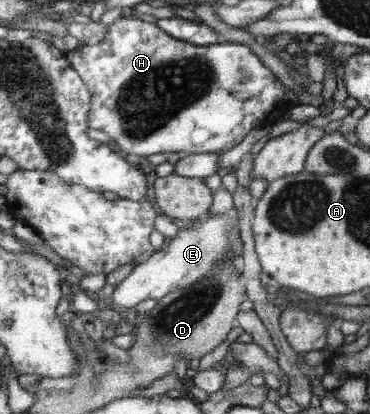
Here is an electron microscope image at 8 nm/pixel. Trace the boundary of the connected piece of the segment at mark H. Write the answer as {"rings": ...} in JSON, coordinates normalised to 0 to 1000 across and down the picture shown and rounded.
{"rings":[[[330,39],[292,63],[289,82],[278,99],[251,109],[219,109],[205,121],[181,126],[184,145],[195,159],[216,171],[219,188],[235,200],[249,220],[246,266],[238,275],[238,309],[270,314],[289,321],[311,343],[311,357],[338,362],[349,372],[376,372],[376,377],[403,377],[408,372],[430,372],[449,367],[451,374],[465,367],[505,367],[505,374],[586,370],[616,365],[641,353],[676,314],[695,304],[738,302],[778,280],[784,251],[770,246],[770,217],[759,208],[759,196],[738,179],[735,167],[716,155],[703,135],[678,126],[678,114],[657,111],[641,104],[576,106],[568,111],[524,111],[511,101],[492,101],[486,94],[468,92],[438,65],[424,63],[424,56],[395,53],[373,46],[370,39]]]}

